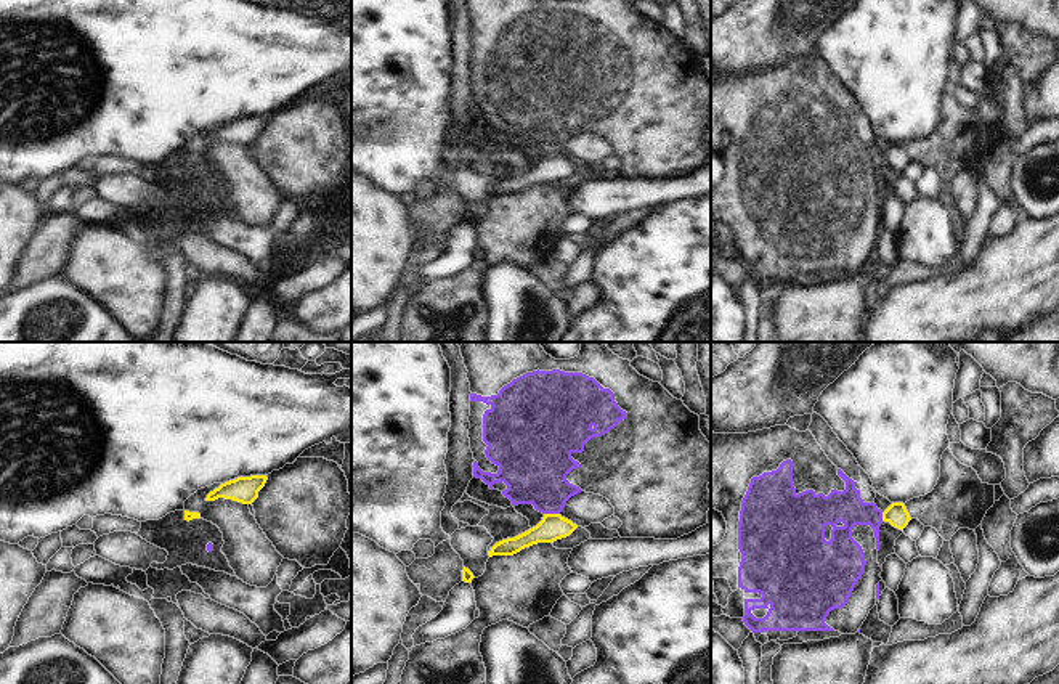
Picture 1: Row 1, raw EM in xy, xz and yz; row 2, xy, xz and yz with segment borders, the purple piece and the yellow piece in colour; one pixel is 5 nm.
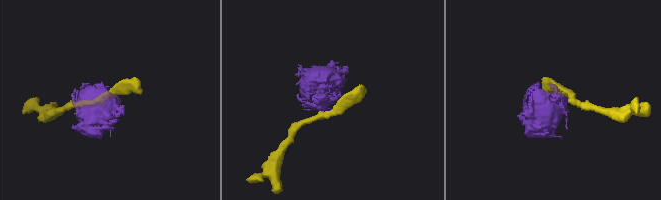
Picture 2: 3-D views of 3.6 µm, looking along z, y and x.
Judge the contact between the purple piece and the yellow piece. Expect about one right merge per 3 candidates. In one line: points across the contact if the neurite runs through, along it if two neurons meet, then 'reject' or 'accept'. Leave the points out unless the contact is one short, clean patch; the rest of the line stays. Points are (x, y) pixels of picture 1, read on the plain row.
border xz (544, 153), (559, 154); reject

